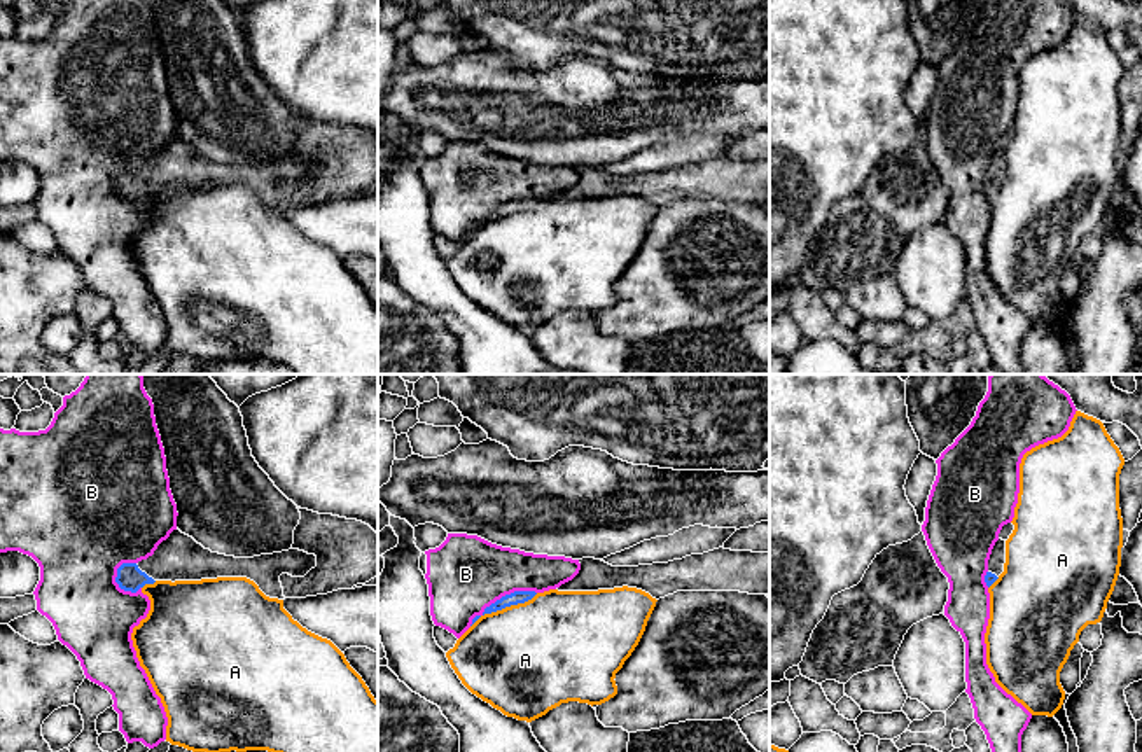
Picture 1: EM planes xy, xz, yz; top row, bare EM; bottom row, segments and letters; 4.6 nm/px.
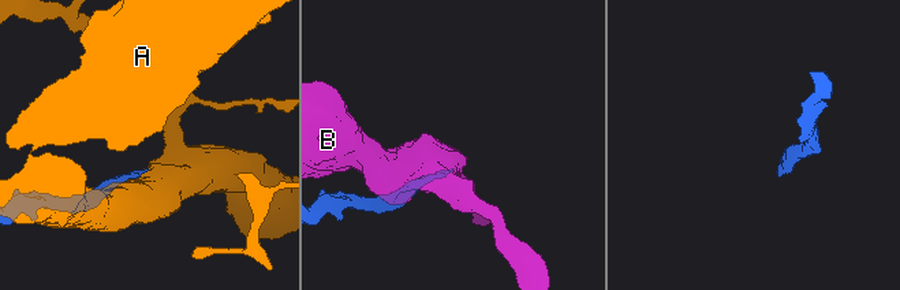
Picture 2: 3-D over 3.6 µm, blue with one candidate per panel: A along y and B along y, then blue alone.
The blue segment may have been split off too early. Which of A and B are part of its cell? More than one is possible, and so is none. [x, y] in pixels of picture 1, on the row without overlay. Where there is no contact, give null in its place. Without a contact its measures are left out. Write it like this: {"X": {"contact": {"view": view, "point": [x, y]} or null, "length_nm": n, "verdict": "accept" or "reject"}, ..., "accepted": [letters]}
{"A": {"contact": {"view": "xz", "point": [504, 215]}, "length_nm": 340, "verdict": "reject"}, "B": {"contact": {"view": "xz", "point": [502, 205]}, "length_nm": 340, "verdict": "reject"}, "accepted": []}

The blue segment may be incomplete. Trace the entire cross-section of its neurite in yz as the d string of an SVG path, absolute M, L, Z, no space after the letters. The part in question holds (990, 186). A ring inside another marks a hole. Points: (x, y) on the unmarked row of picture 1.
M999 147L992 157L990 168L988 168L988 180L985 184L985 191L990 196L999 184L1004 180L1006 171L1006 149Z

